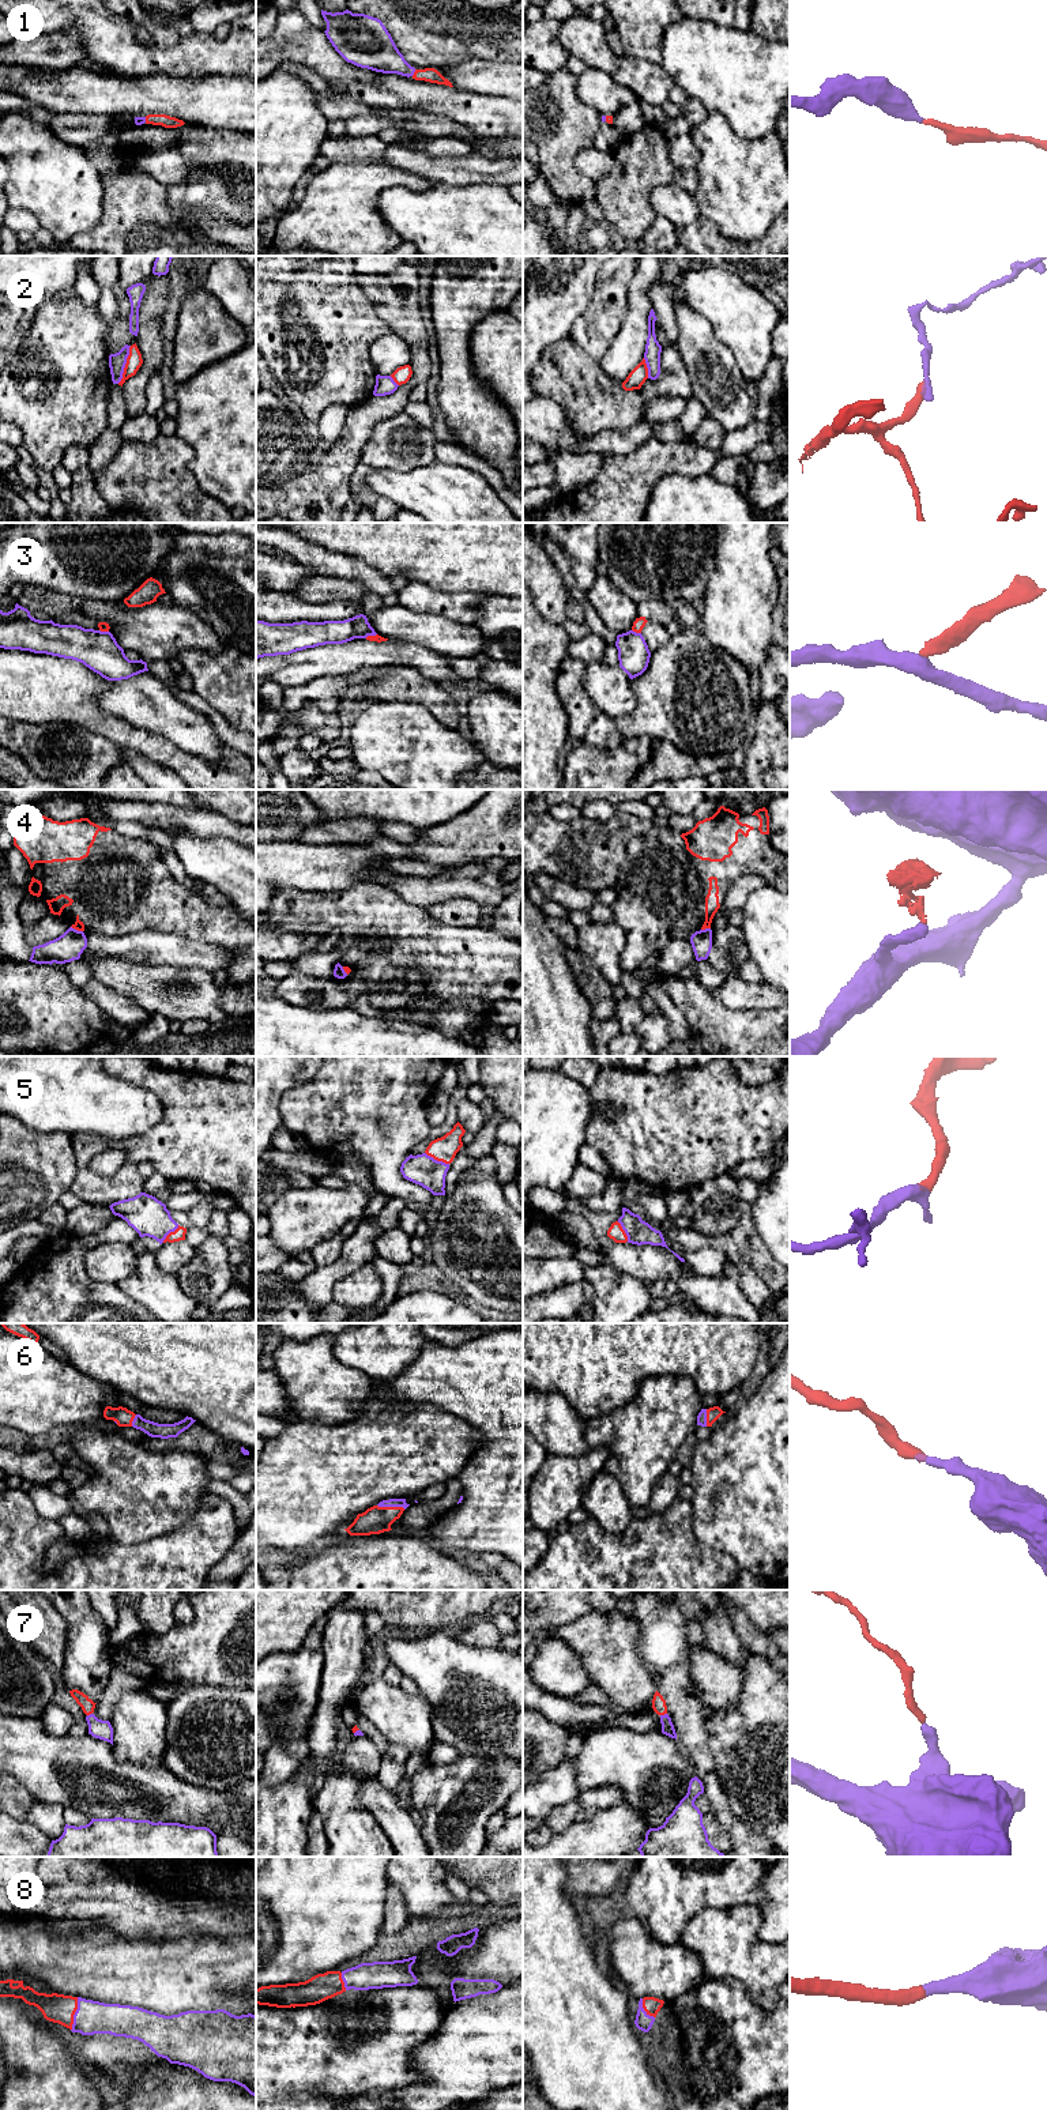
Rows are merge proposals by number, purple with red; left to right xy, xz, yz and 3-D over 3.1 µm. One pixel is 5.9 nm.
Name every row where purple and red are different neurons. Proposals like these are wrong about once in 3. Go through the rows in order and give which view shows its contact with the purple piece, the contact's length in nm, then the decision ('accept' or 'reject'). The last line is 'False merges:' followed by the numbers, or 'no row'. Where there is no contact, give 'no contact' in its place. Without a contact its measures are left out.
1: meets purple in xz; contact 50 nm long; accept
2: meets purple in xy; contact 240 nm long; reject
3: meets purple in yz; contact 60 nm long; reject
4: meets purple in xy; contact 80 nm long; reject
5: meets purple in xz; contact 160 nm long; accept
6: meets purple in xz; contact 170 nm long; accept
7: meets purple in yz; contact 40 nm long; accept
8: meets purple in xy; contact 200 nm long; accept
False merges: 2, 3, 4

